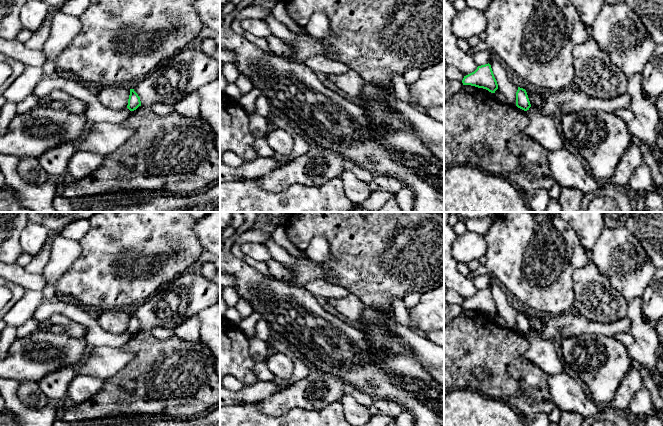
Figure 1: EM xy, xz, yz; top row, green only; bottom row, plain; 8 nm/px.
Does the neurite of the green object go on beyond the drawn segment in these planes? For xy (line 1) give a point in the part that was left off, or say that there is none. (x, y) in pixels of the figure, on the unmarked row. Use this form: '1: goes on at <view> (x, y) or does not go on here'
1: does not go on here

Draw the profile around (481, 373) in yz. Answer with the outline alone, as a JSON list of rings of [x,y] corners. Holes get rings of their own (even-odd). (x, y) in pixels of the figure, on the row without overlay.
[[[475,367],[473,369],[473,374],[480,380],[488,379],[491,377],[491,373],[486,368],[482,367]]]

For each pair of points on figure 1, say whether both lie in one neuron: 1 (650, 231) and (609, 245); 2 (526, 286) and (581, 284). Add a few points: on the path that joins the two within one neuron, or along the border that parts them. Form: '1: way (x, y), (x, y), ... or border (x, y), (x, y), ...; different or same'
1: border (625, 225), (648, 255); different
2: border (586, 264), (574, 272), (574, 308); different

